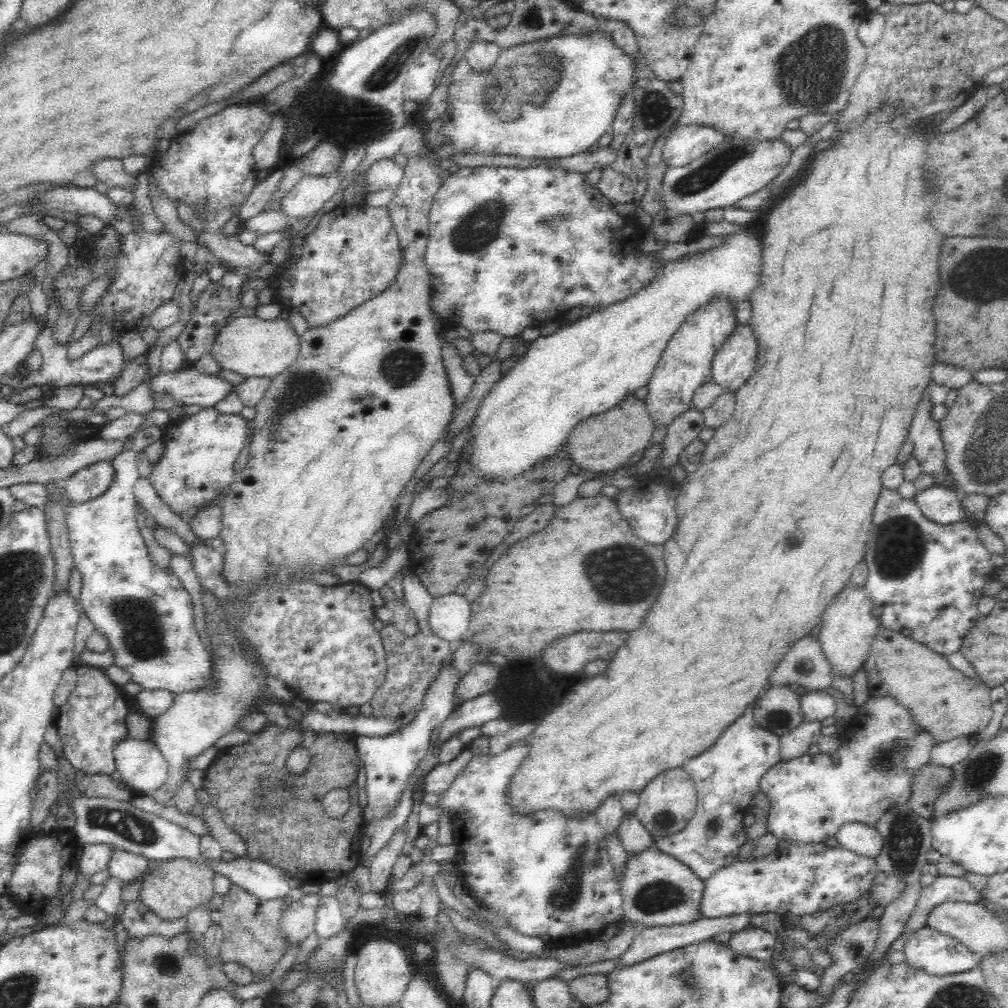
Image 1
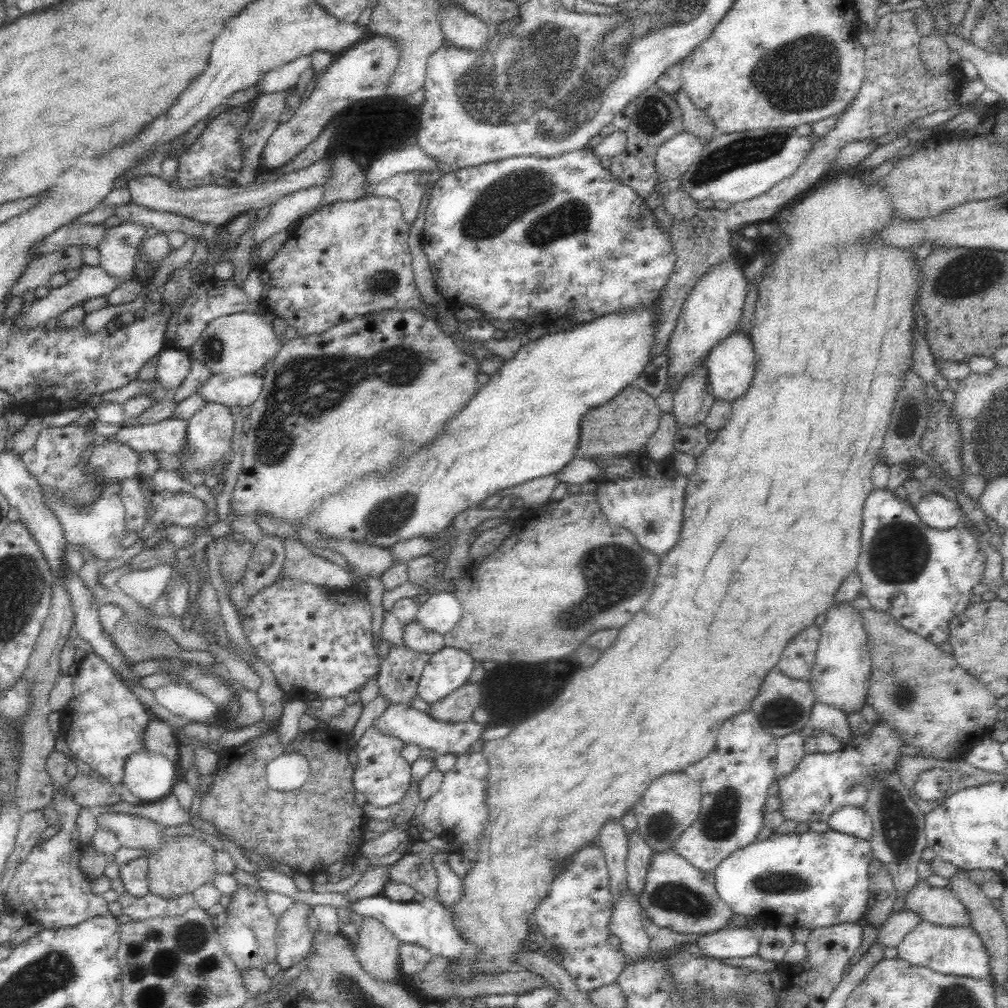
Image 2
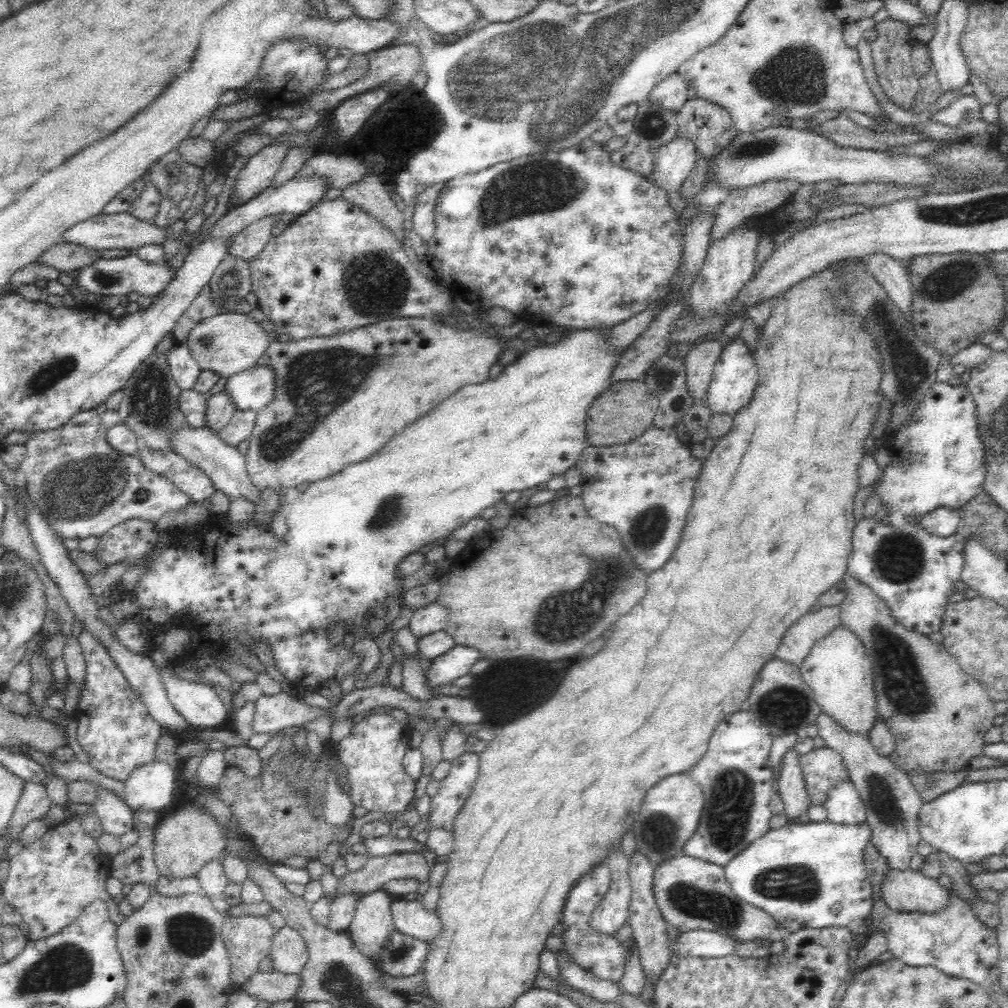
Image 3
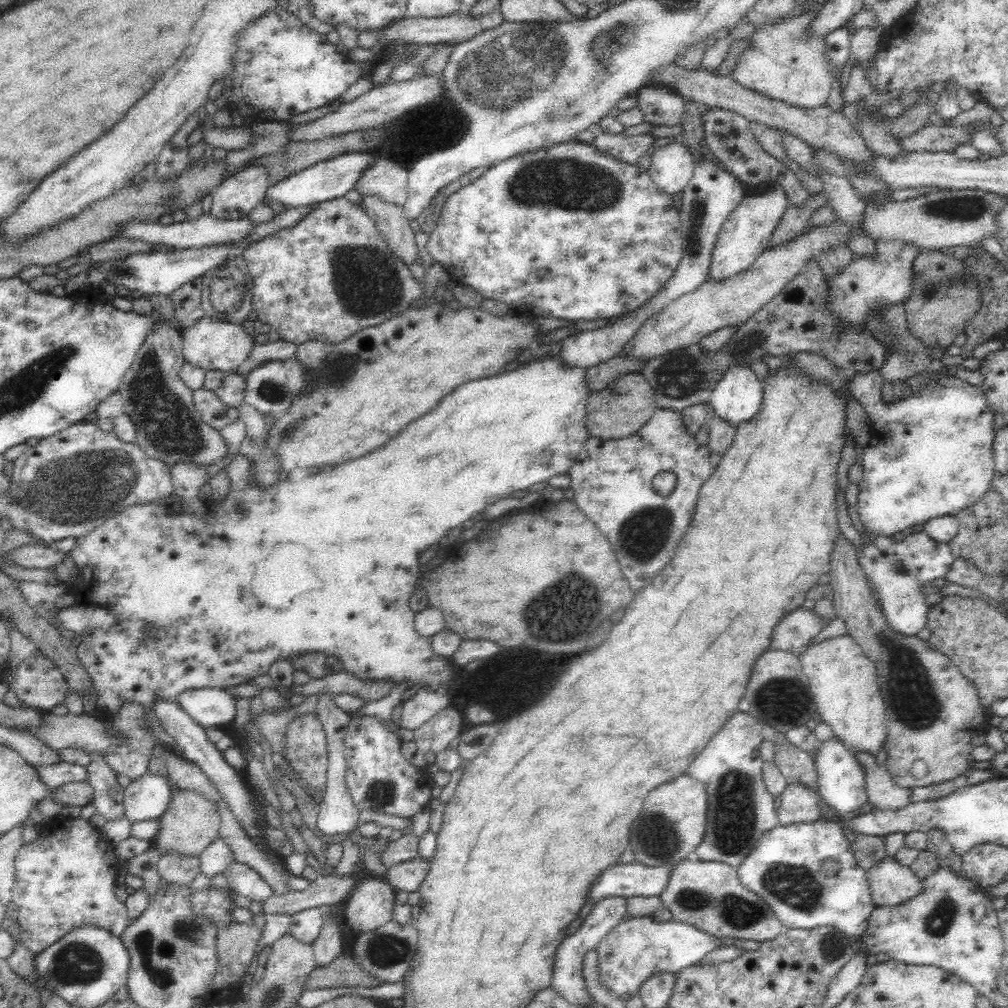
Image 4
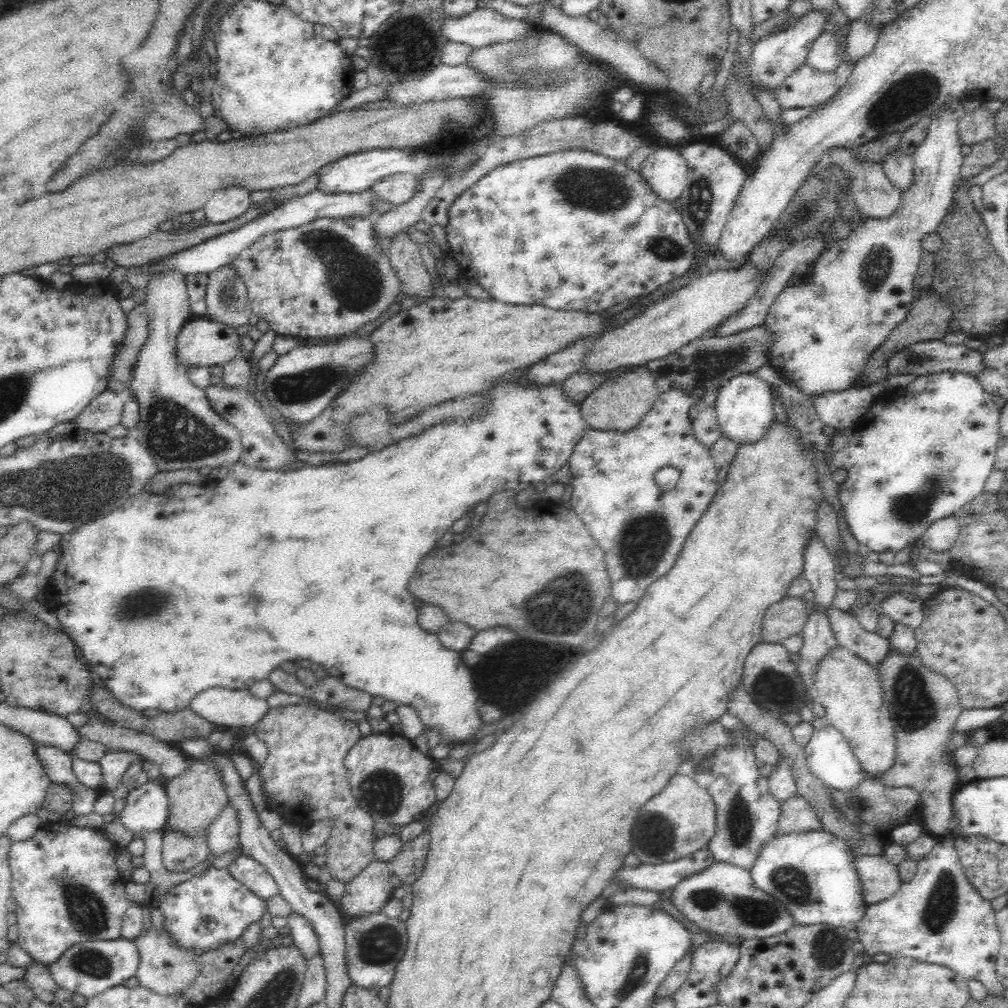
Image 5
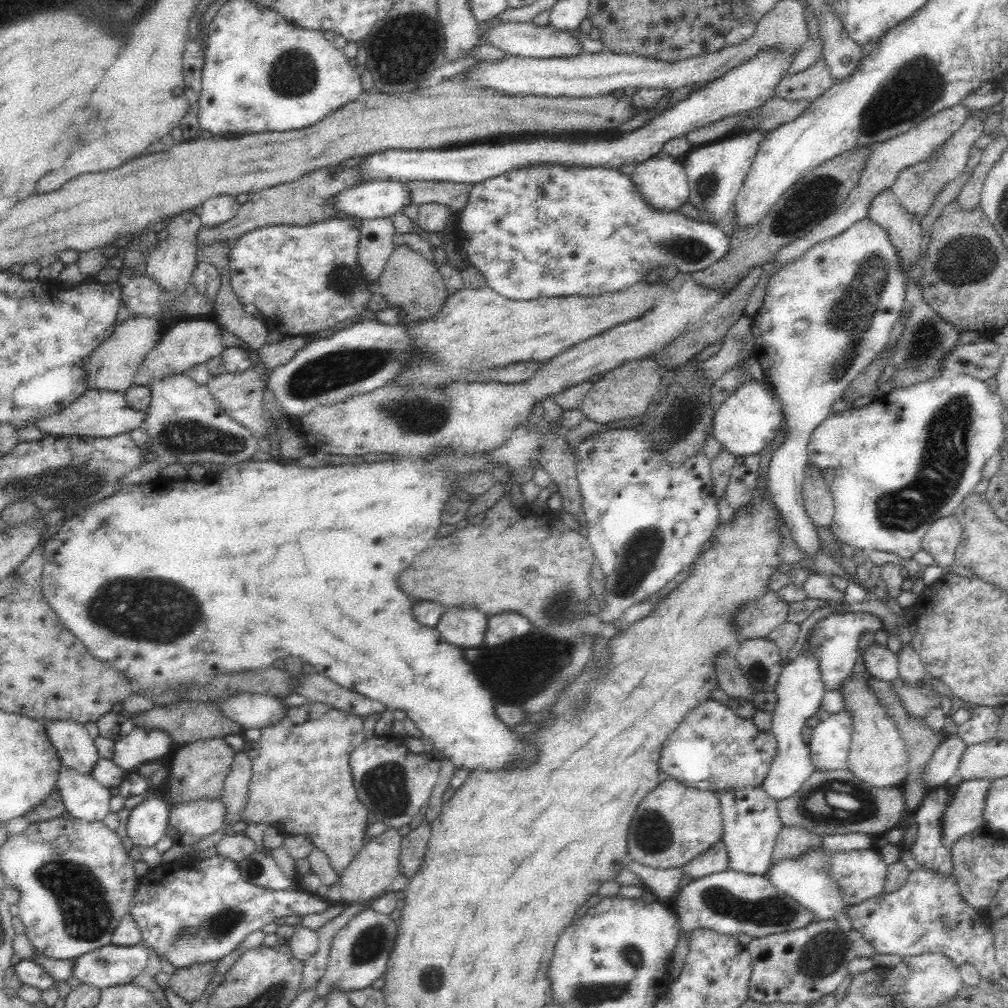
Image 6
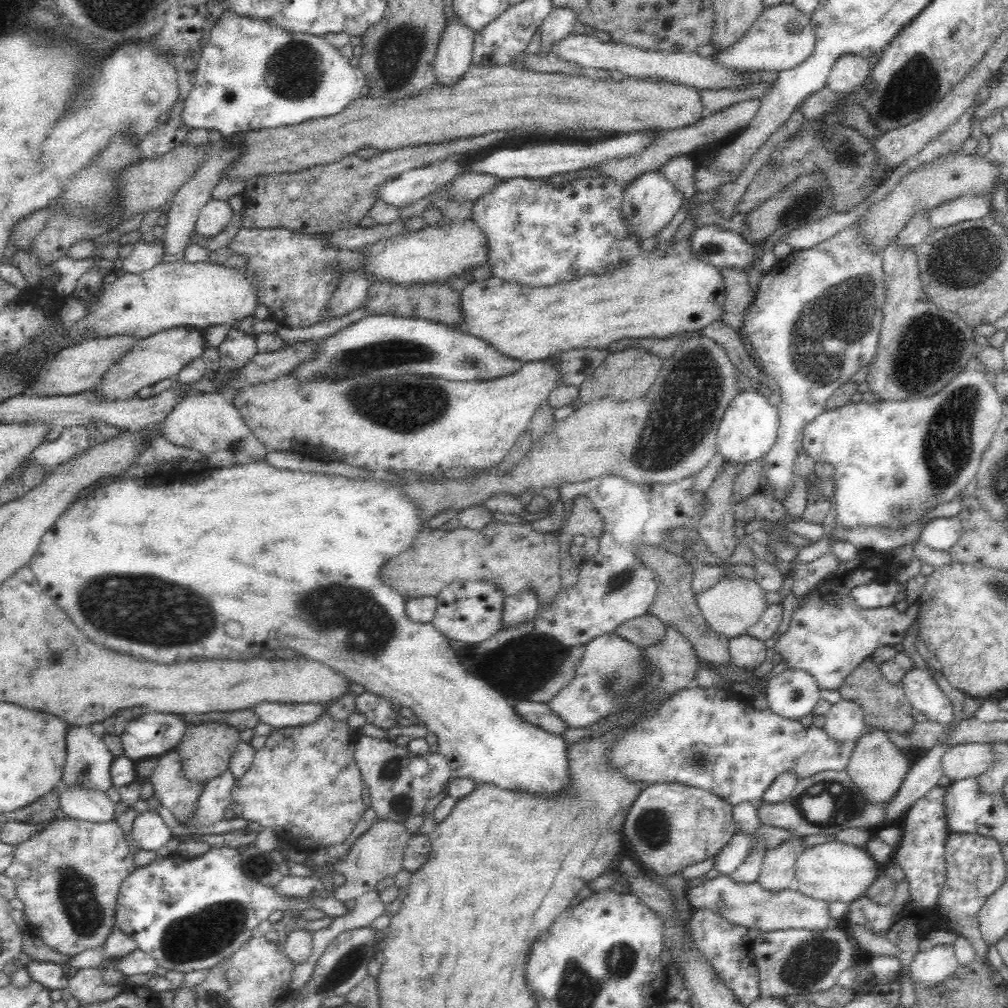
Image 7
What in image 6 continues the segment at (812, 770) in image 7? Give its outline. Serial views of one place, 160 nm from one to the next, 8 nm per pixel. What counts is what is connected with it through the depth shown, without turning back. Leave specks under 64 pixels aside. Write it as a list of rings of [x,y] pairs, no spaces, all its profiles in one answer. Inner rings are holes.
[[[712,699],[690,711],[679,726],[663,742],[659,758],[662,774],[666,772],[692,788],[713,792],[761,784],[768,774],[776,752],[776,737],[772,732],[758,731],[752,718],[741,718],[730,707]]]

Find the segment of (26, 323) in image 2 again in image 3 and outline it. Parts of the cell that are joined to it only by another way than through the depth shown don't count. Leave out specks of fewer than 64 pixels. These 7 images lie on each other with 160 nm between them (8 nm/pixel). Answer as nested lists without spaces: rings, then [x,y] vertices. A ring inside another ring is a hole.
[[[135,252],[119,258],[98,258],[92,264],[79,268],[79,274],[74,280],[76,287],[86,292],[99,295],[127,295],[130,292],[138,292],[141,296],[156,296],[160,294],[170,280],[172,280],[170,266],[162,263],[162,260],[147,263],[140,259]]]

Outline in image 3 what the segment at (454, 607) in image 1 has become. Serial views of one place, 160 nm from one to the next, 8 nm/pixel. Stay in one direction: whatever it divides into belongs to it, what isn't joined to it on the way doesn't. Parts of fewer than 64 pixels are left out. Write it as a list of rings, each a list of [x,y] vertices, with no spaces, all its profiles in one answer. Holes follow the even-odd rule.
[[[437,601],[418,608],[413,612],[409,626],[413,638],[418,640],[432,632],[445,630],[448,625],[448,616],[450,616],[448,609]]]

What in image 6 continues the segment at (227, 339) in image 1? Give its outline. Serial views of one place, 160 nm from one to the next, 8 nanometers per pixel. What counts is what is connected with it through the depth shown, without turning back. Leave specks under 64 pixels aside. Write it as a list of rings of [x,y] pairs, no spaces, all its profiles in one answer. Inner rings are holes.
[[[188,318],[176,322],[158,339],[156,346],[139,366],[134,383],[146,385],[152,378],[185,373],[193,366],[206,364],[208,360],[222,356],[223,350],[226,349],[223,343],[223,330],[216,321]]]

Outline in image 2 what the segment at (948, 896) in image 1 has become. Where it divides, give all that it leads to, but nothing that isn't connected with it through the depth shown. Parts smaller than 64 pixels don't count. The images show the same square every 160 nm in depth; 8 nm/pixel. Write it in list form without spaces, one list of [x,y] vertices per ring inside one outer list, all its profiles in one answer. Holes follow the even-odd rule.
[[[902,909],[900,912],[889,916],[889,921],[883,927],[879,927],[877,940],[884,946],[898,946],[906,935],[909,935],[917,924],[920,924],[921,916],[910,909]]]

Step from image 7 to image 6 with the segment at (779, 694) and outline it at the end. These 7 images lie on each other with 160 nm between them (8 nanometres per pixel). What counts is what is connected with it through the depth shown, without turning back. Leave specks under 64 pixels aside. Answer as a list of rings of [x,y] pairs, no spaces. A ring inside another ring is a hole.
[[[810,632],[798,656],[783,666],[779,676],[776,692],[776,710],[772,714],[771,732],[776,737],[776,752],[771,760],[768,774],[762,785],[768,796],[784,800],[800,790],[806,779],[815,771],[808,756],[808,745],[802,739],[802,728],[810,716],[817,714],[827,691],[815,656],[815,645],[810,643]]]

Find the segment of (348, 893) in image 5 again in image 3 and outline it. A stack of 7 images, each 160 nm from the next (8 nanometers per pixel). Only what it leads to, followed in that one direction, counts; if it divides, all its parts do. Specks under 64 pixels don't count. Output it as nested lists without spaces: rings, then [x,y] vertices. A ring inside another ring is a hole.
[[[383,888],[362,894],[347,928],[354,946],[374,964],[377,964],[383,948],[387,947],[395,931],[390,904],[390,893]]]

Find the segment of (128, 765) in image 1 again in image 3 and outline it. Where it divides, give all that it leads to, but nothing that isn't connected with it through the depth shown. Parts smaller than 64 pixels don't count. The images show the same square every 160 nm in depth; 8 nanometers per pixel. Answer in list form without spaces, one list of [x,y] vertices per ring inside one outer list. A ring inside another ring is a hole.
[[[152,760],[136,766],[123,782],[125,802],[137,813],[144,810],[162,810],[174,800],[176,788],[175,767],[163,760]]]

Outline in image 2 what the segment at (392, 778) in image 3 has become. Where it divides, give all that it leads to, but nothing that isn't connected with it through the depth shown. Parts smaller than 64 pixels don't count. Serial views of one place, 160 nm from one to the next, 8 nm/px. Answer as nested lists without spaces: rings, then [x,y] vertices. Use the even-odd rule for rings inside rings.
[[[370,727],[353,749],[353,785],[355,790],[366,796],[367,802],[384,808],[400,802],[408,790],[411,764],[402,758],[400,750],[404,743],[390,735],[384,735]]]

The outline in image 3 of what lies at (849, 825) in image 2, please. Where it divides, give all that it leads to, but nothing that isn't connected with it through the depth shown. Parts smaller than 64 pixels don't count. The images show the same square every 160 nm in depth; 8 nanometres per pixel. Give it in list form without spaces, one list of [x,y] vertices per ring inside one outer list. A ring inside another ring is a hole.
[[[852,781],[836,783],[822,804],[827,810],[826,821],[861,825],[867,822],[867,812]]]

